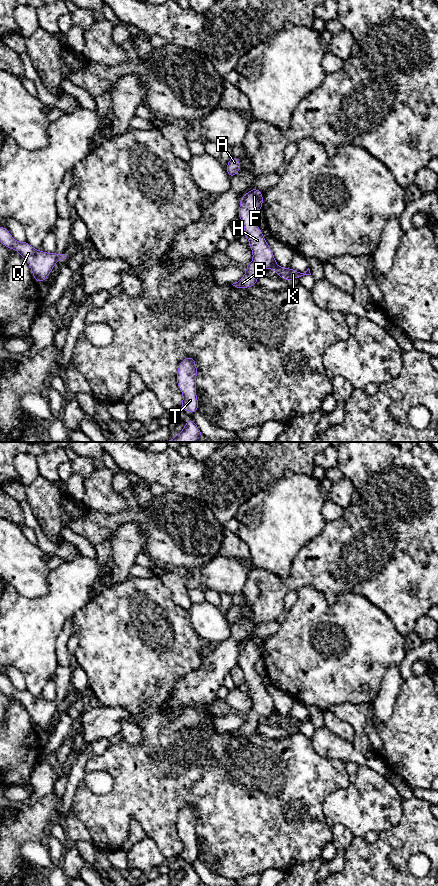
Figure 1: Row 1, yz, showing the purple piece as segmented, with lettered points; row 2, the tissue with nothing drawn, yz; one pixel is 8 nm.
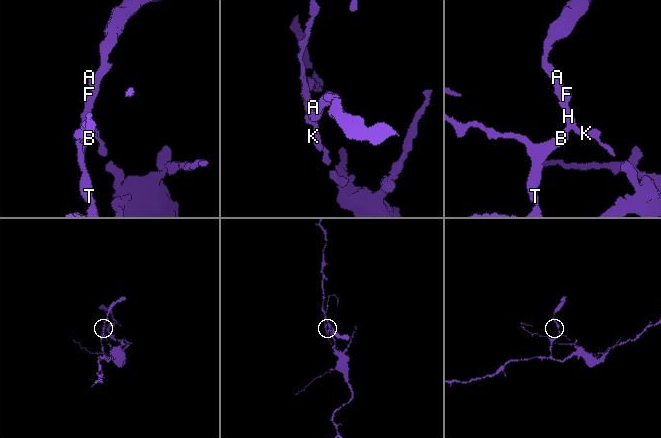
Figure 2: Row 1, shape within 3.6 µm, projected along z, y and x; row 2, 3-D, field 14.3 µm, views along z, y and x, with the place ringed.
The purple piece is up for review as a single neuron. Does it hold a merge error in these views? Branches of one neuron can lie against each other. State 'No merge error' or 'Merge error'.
No merge error

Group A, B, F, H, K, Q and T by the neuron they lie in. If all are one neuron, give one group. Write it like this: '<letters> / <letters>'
A B F H K Q T

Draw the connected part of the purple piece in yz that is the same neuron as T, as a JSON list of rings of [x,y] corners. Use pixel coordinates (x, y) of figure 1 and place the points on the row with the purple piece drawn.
[[[185,357],[178,365],[176,381],[183,394],[183,401],[180,406],[181,411],[191,411],[194,415],[199,409],[196,396],[196,360],[193,357]]]

